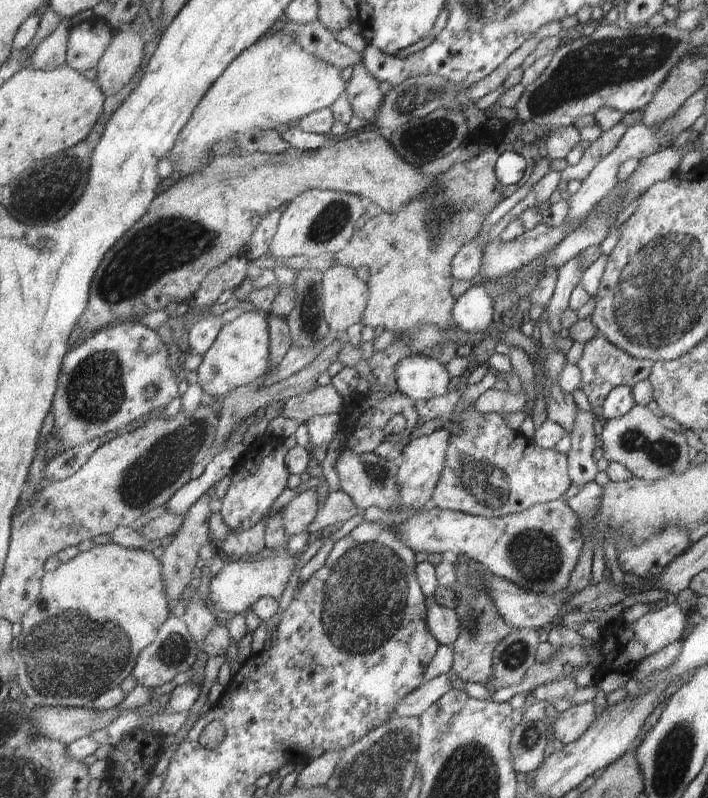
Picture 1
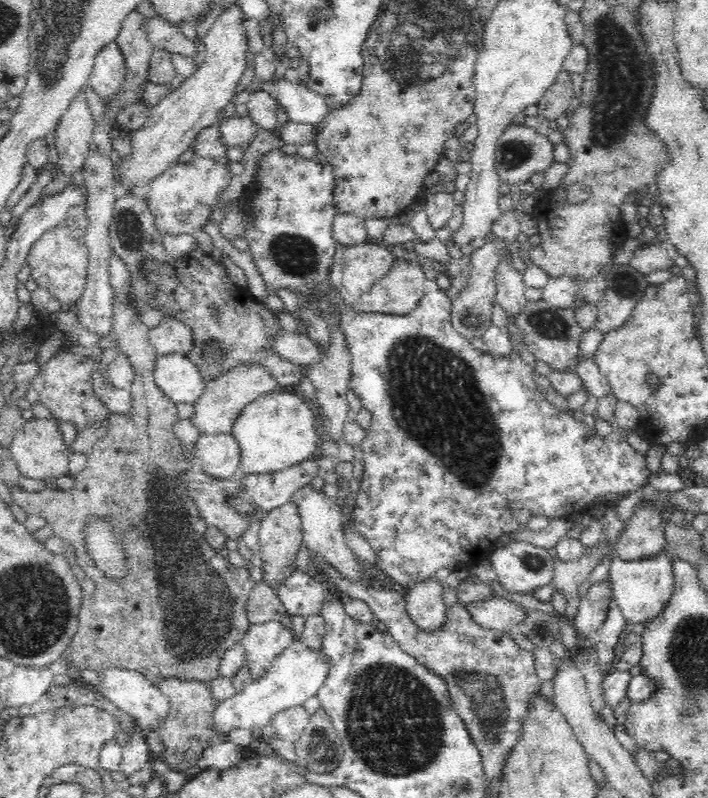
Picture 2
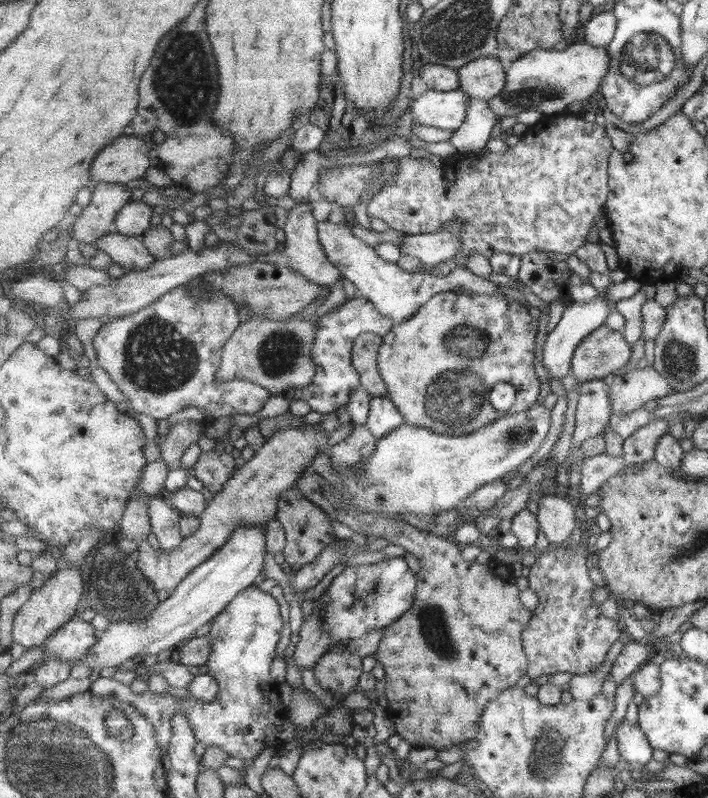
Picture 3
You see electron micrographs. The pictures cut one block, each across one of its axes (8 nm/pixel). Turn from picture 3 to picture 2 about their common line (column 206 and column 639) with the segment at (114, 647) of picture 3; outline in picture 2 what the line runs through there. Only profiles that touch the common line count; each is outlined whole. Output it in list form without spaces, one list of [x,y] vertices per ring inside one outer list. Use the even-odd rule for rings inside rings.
[[[662,552],[650,560],[622,562],[617,556],[609,562],[609,577],[612,579],[614,600],[628,624],[646,624],[664,612],[675,587],[671,569],[672,562],[667,552]]]

